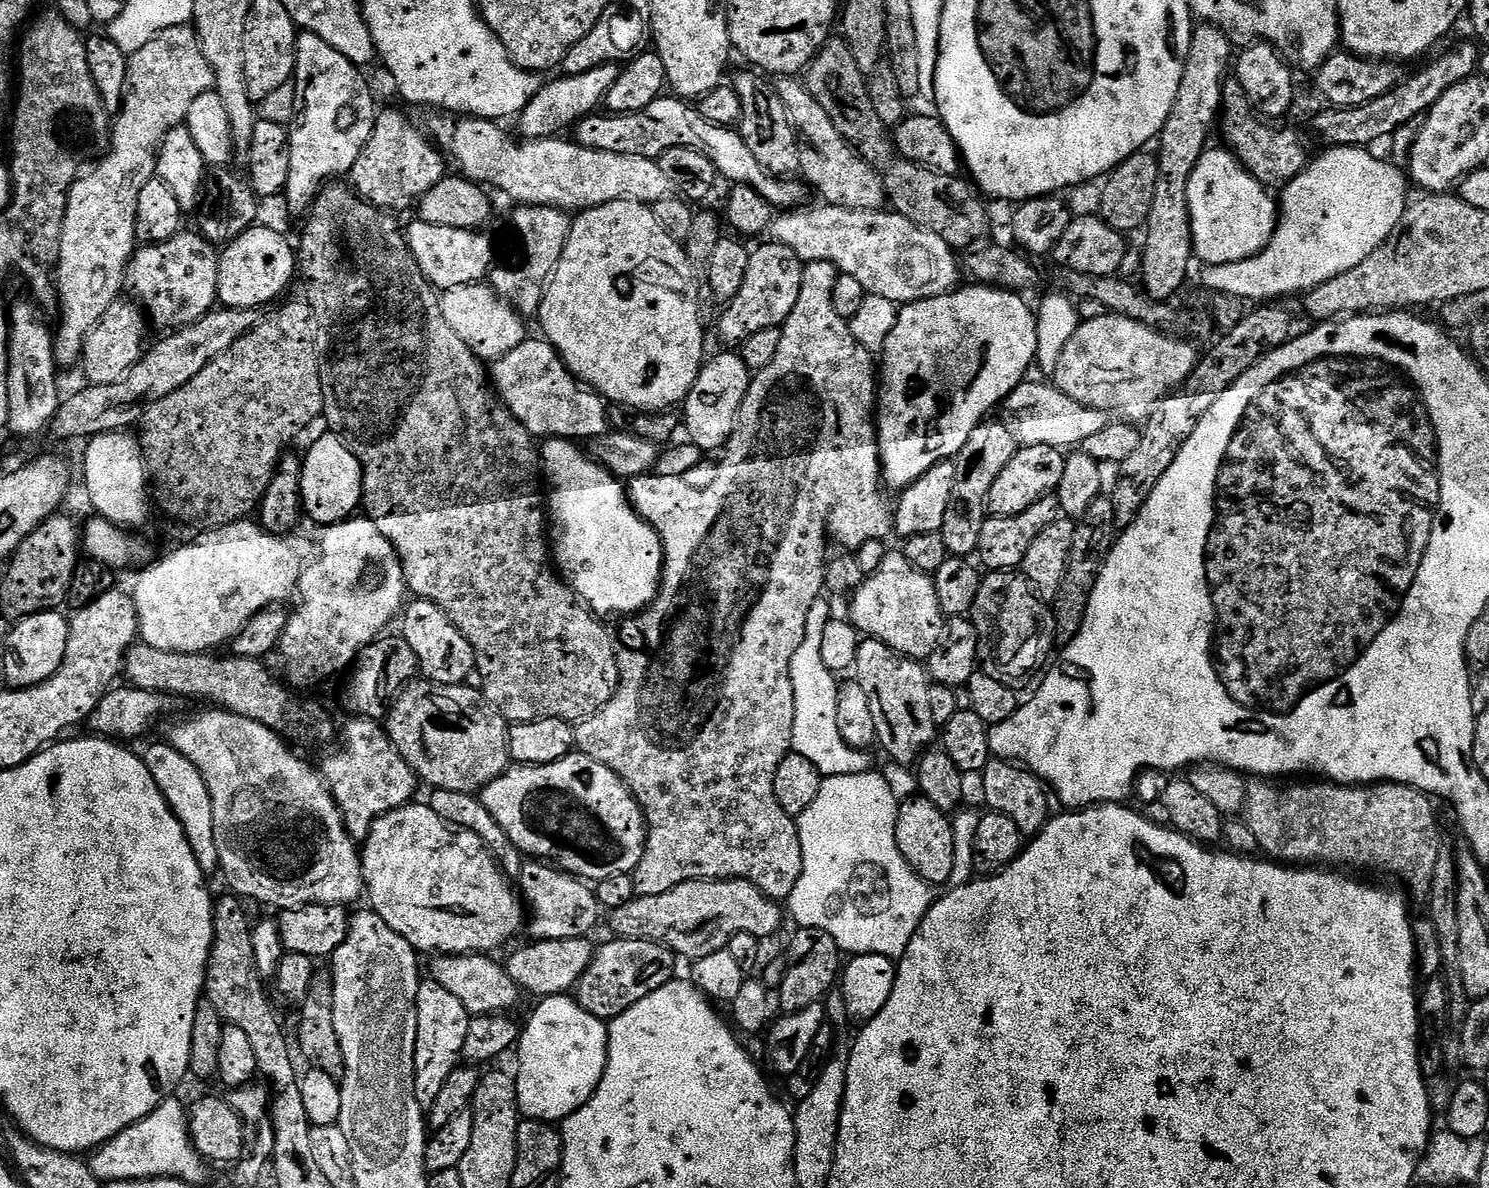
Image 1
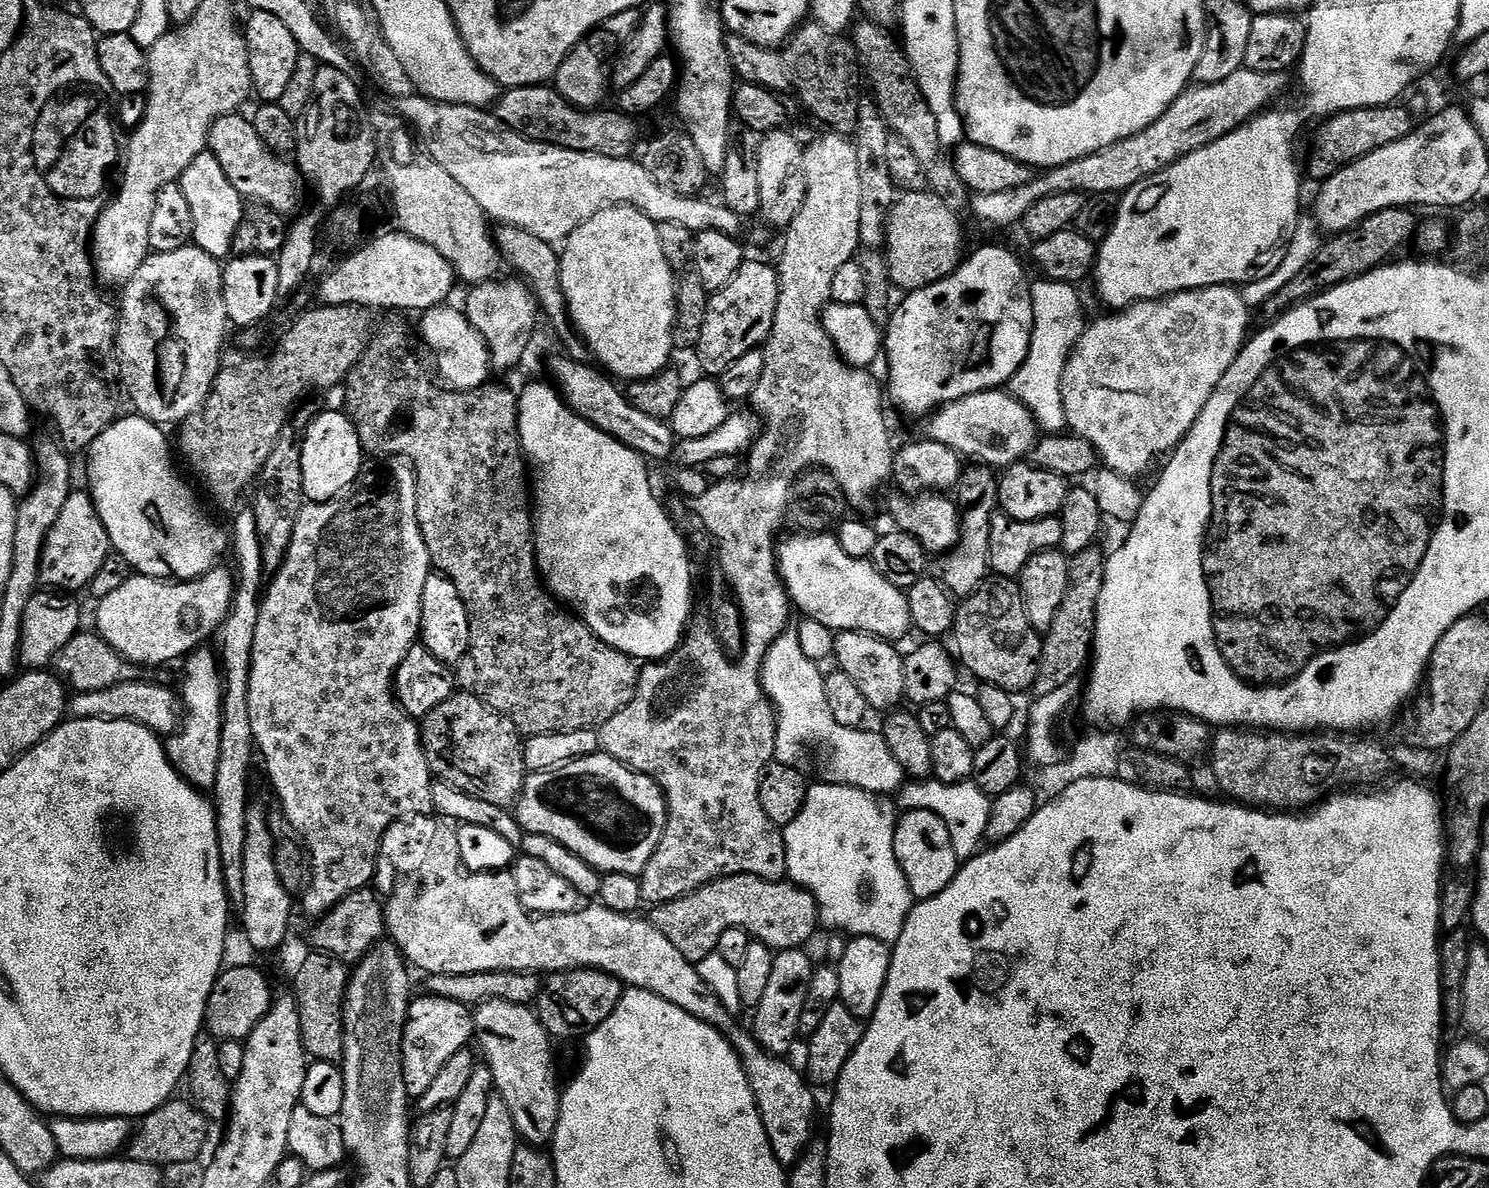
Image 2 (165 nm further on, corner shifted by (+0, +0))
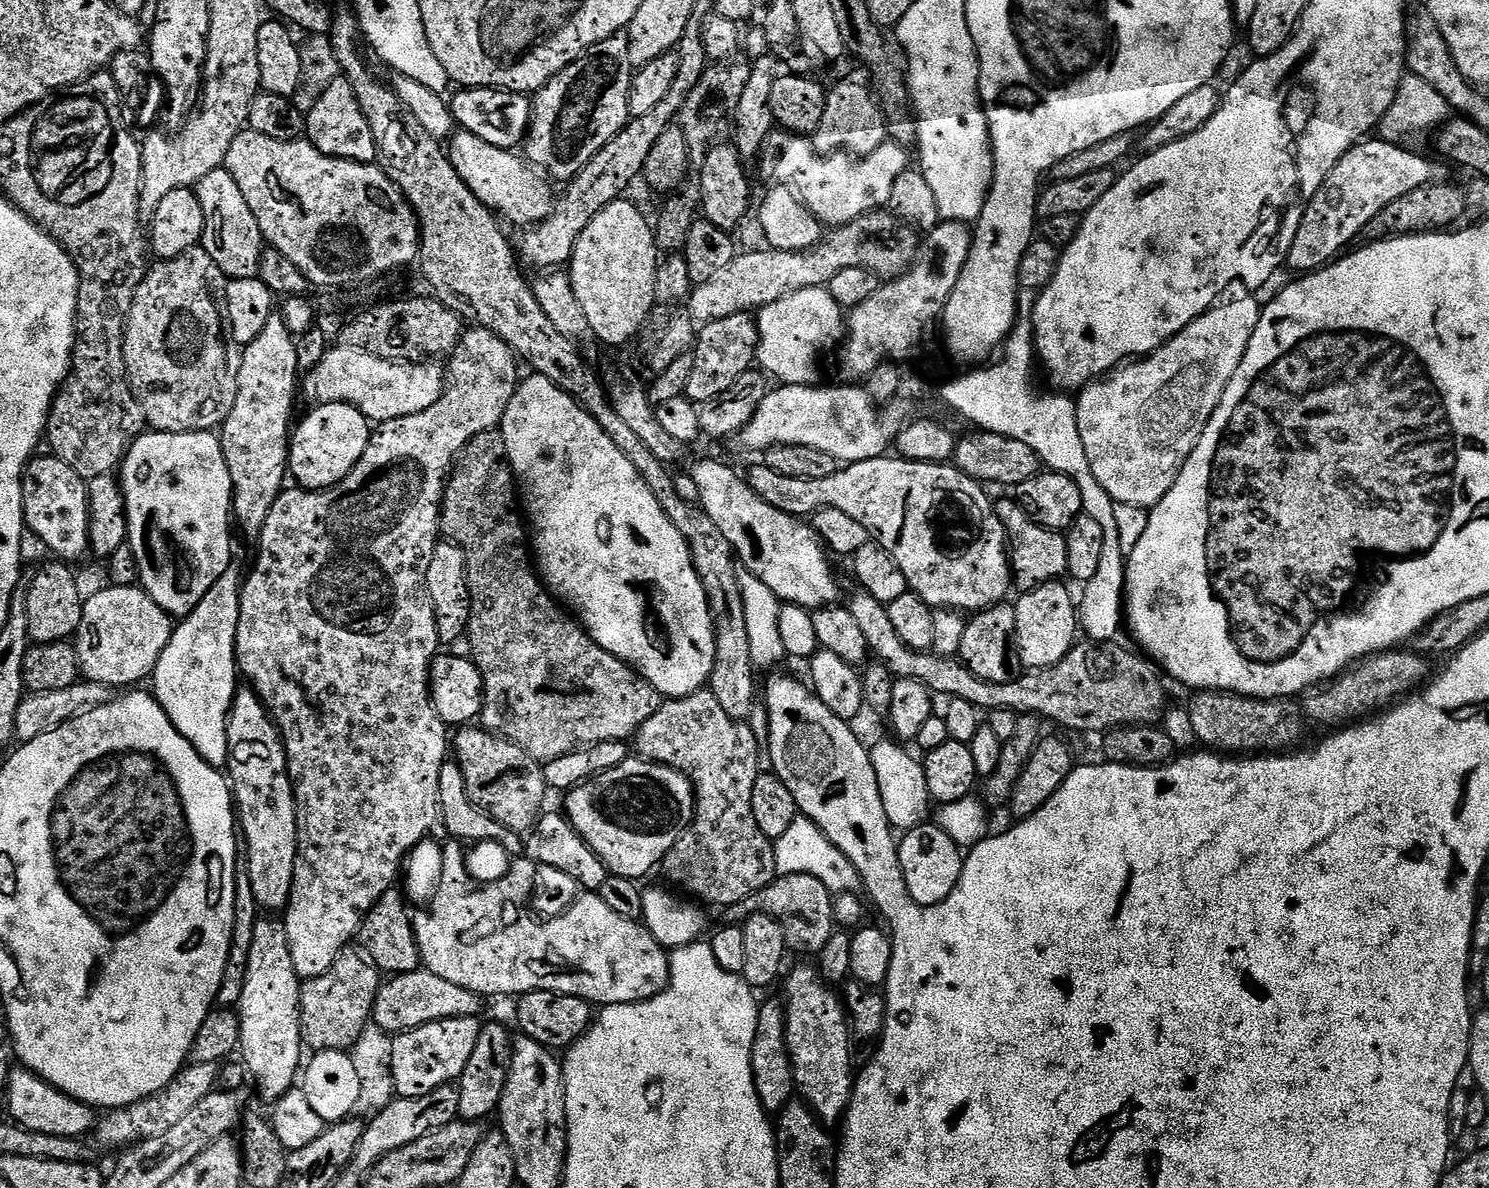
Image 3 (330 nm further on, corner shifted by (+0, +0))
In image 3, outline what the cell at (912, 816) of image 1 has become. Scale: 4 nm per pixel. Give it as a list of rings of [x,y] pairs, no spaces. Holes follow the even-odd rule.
[[[925,822],[910,828],[899,837],[902,878],[906,878],[906,890],[916,904],[934,906],[941,904],[958,886],[958,878],[964,869],[965,853],[935,822]]]

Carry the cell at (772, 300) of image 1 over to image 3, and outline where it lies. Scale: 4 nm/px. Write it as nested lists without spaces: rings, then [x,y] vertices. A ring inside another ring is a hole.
[[[747,312],[730,314],[730,318],[718,318],[718,322],[703,325],[694,345],[694,367],[684,384],[684,395],[699,406],[730,390],[742,373],[753,367],[759,343],[757,321]]]

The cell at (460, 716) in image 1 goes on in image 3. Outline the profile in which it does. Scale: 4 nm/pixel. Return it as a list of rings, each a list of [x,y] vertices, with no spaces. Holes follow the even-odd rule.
[[[464,726],[457,732],[460,733],[454,736],[454,760],[464,775],[468,800],[503,828],[521,834],[531,832],[545,807],[543,767],[512,740],[501,738],[483,727]]]

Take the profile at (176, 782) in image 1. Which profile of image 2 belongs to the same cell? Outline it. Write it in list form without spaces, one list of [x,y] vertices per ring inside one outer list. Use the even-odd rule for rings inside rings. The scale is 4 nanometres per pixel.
[[[201,646],[187,657],[188,673],[184,676],[184,685],[178,688],[181,701],[192,704],[182,712],[182,727],[175,734],[167,737],[168,760],[176,772],[197,790],[210,790],[218,774],[218,750],[222,738],[222,714],[219,706],[224,703],[224,682],[222,668],[217,657]],[[213,704],[213,708],[210,705]],[[184,728],[184,729],[183,729]]]

